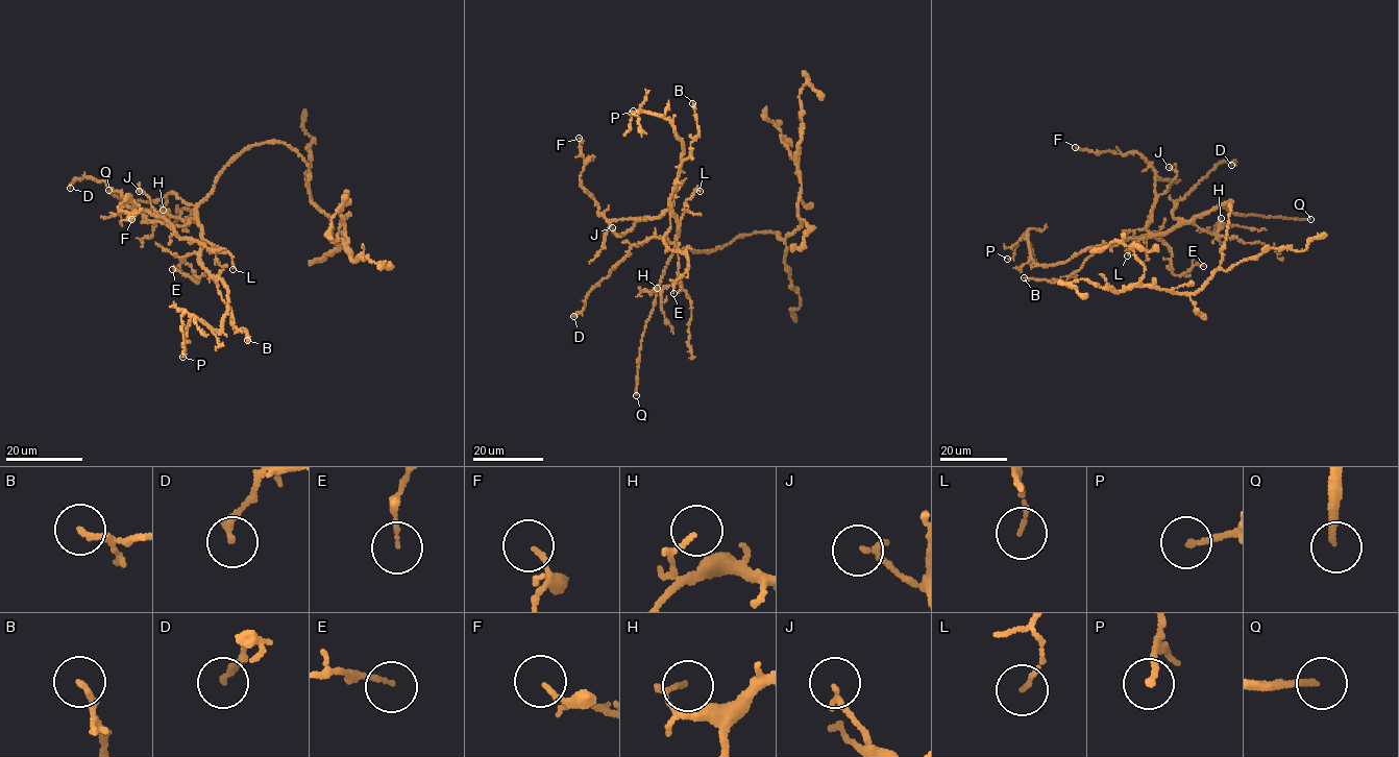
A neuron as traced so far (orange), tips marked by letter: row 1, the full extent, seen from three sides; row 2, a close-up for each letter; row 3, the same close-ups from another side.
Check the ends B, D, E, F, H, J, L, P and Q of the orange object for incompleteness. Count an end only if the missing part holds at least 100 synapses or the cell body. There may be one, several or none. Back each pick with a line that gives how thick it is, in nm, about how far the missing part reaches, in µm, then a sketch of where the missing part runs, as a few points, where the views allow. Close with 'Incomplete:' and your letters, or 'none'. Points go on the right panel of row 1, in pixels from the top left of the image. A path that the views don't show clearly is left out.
Q: 170 nm | 180 µm
Incomplete: Q

